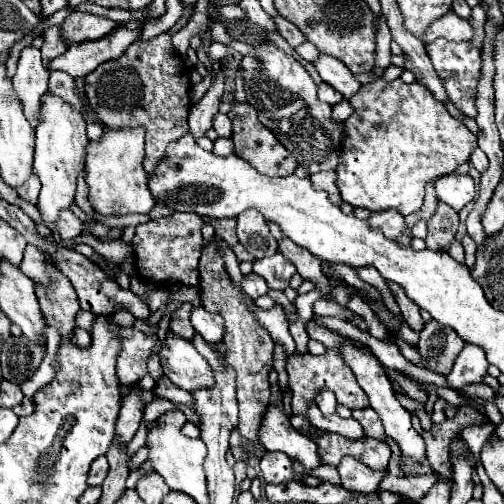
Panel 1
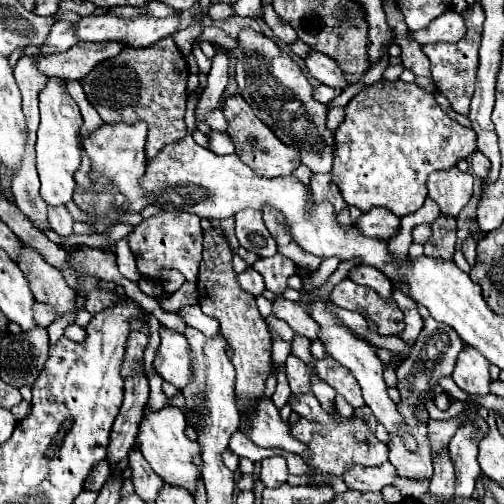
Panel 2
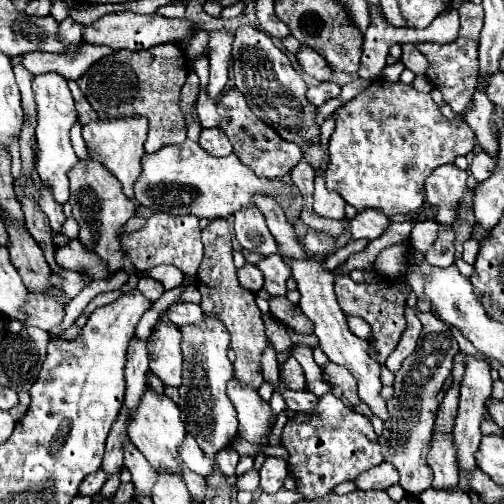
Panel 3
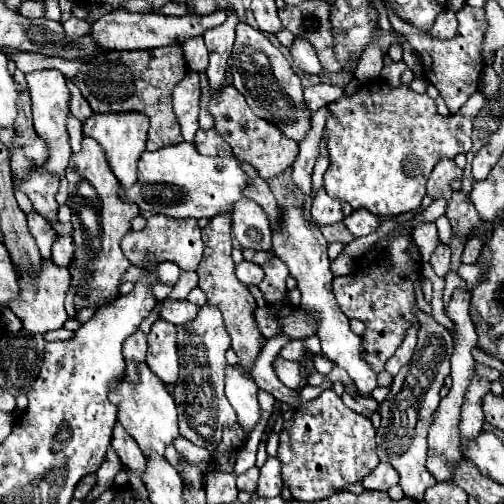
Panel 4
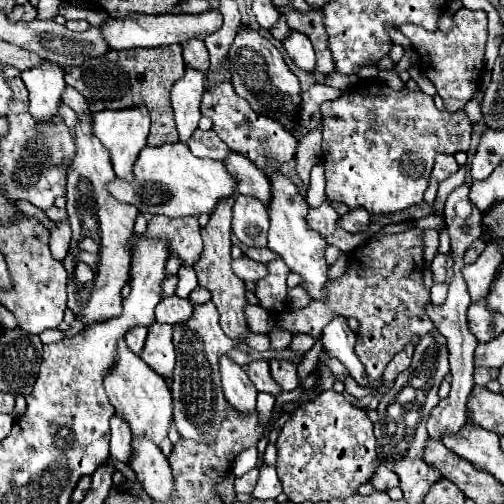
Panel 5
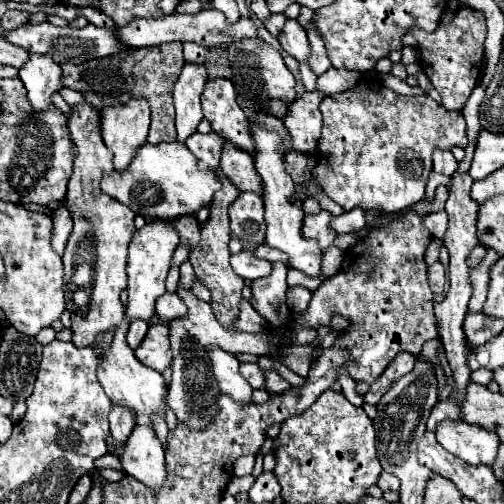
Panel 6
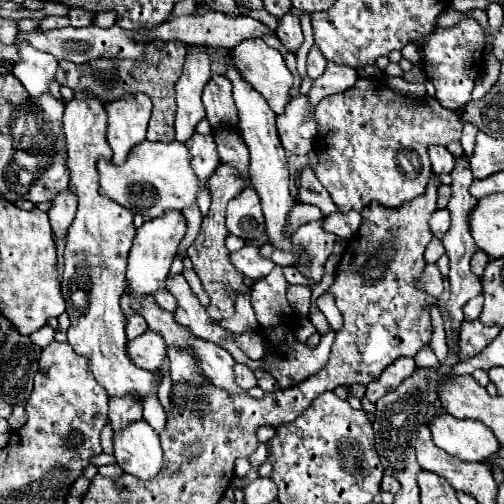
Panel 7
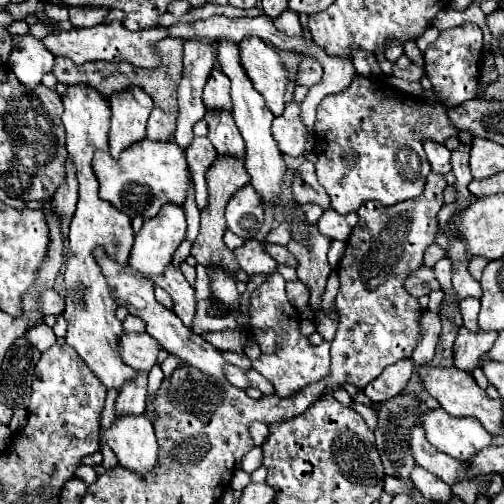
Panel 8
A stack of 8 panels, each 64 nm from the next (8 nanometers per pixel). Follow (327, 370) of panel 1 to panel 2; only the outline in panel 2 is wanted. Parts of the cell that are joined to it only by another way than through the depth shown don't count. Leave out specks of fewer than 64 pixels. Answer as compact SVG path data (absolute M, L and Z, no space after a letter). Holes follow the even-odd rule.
M288 356L286 360L286 378L294 394L310 392L310 368L296 356ZM326 356L324 360L314 360L314 368L316 368L316 374L324 382L328 382L332 388L336 388L336 392L340 392L352 408L364 406L360 386L348 368L344 368L336 360L332 360L330 356Z

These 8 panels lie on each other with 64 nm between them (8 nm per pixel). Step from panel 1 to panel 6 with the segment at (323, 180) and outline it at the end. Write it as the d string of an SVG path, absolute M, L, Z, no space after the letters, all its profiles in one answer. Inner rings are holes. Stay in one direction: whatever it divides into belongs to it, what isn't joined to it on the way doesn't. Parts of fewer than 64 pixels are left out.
M324 210L316 216L306 216L304 218L304 236L316 238L322 252L326 252L336 238L336 232L330 228L330 218L332 216Z

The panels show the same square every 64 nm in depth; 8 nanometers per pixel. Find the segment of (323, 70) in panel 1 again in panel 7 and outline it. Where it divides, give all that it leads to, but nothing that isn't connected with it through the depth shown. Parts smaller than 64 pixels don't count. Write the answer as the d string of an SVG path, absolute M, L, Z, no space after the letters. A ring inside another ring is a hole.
M292 12L280 16L276 34L278 34L280 42L282 42L290 52L296 52L296 50L300 48L302 40L304 40L304 36L302 36L302 28L300 28L300 20L298 20L298 16L292 14Z

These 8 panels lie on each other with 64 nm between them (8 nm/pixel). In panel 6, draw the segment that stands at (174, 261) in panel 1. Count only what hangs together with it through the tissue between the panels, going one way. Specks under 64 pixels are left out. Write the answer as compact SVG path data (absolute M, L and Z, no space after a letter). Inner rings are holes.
M192 216L176 218L174 226L180 232L180 240L182 242L190 242L190 246L194 246L200 240L200 224Z

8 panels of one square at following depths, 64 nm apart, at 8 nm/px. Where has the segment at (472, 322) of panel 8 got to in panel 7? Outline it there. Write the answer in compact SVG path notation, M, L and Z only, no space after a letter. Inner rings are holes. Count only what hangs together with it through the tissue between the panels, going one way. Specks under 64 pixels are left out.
M480 294L478 298L472 298L464 304L464 318L466 320L478 320L480 312L482 312L482 302L484 302L484 296Z

